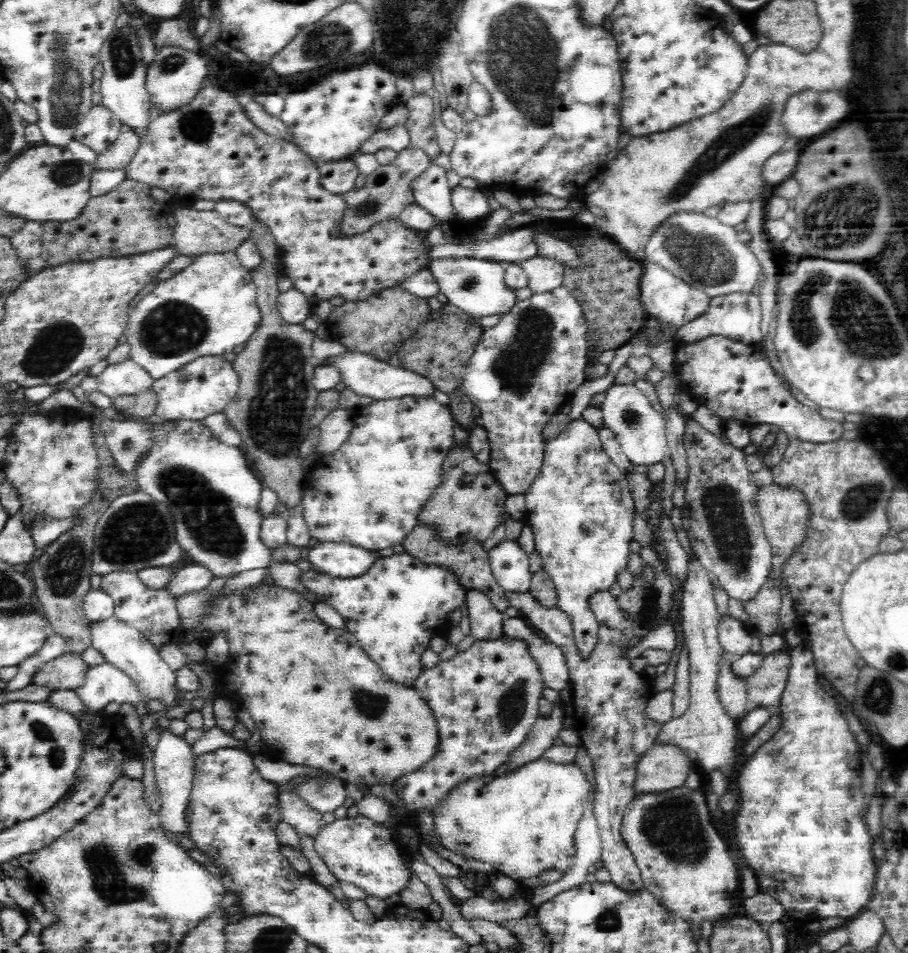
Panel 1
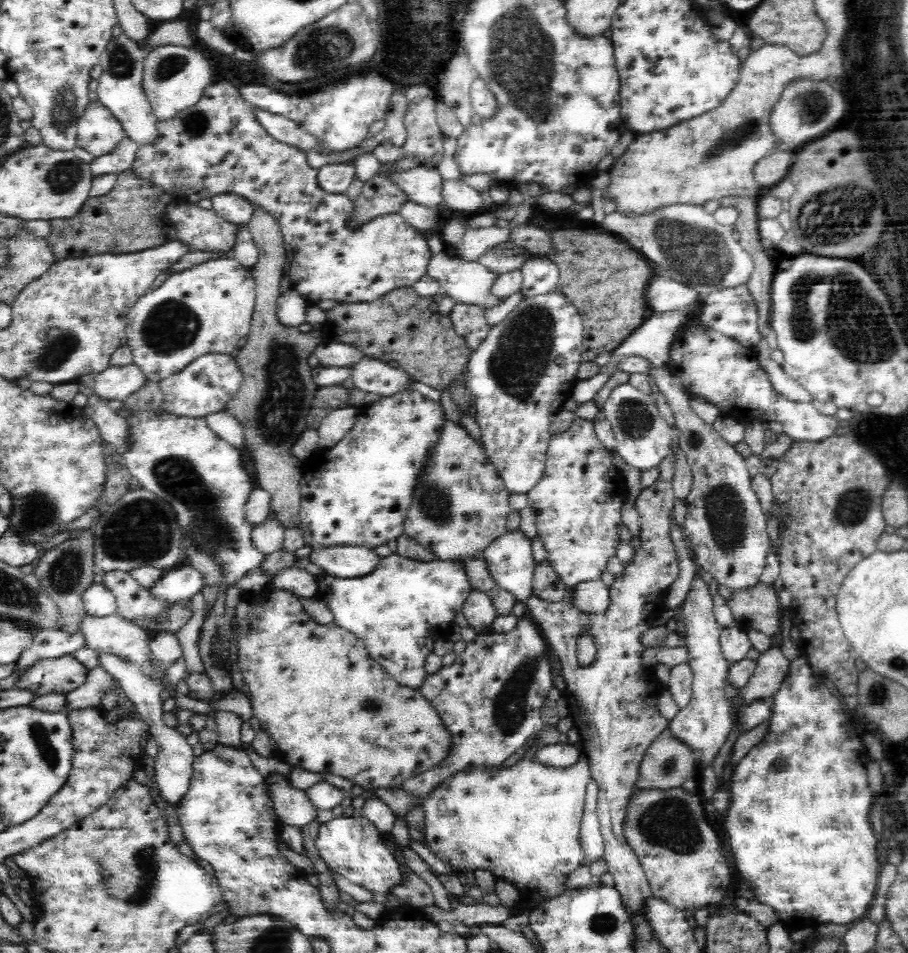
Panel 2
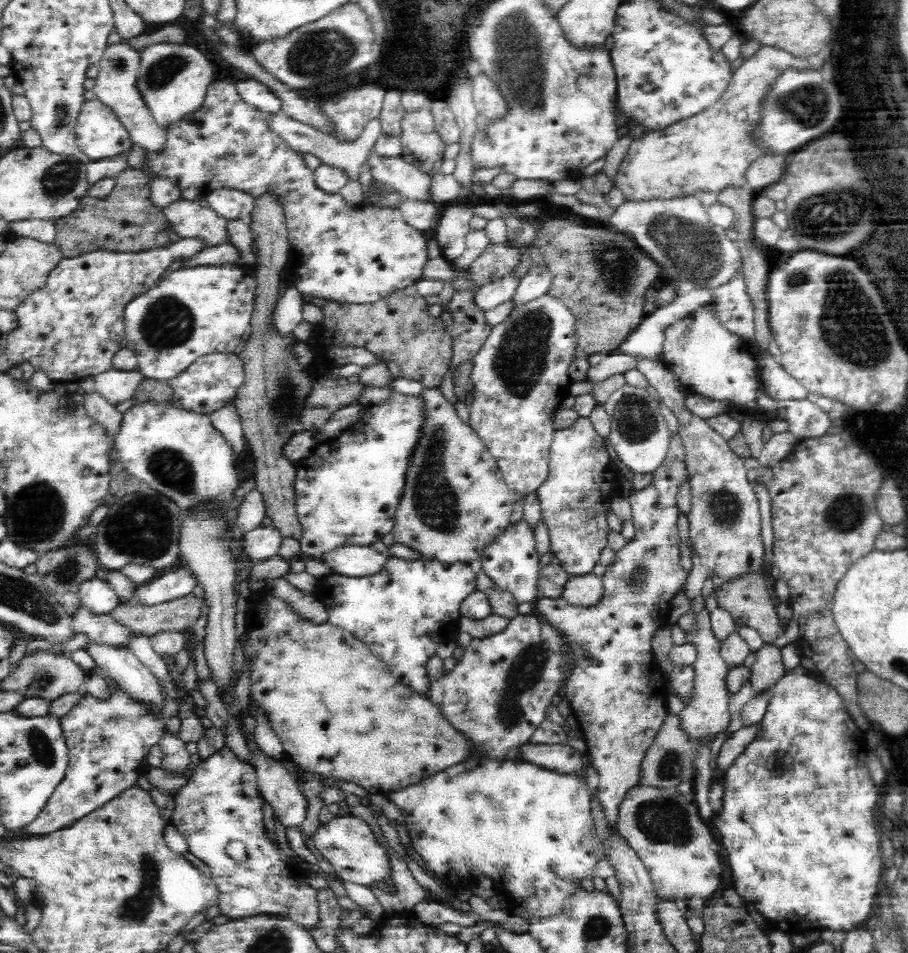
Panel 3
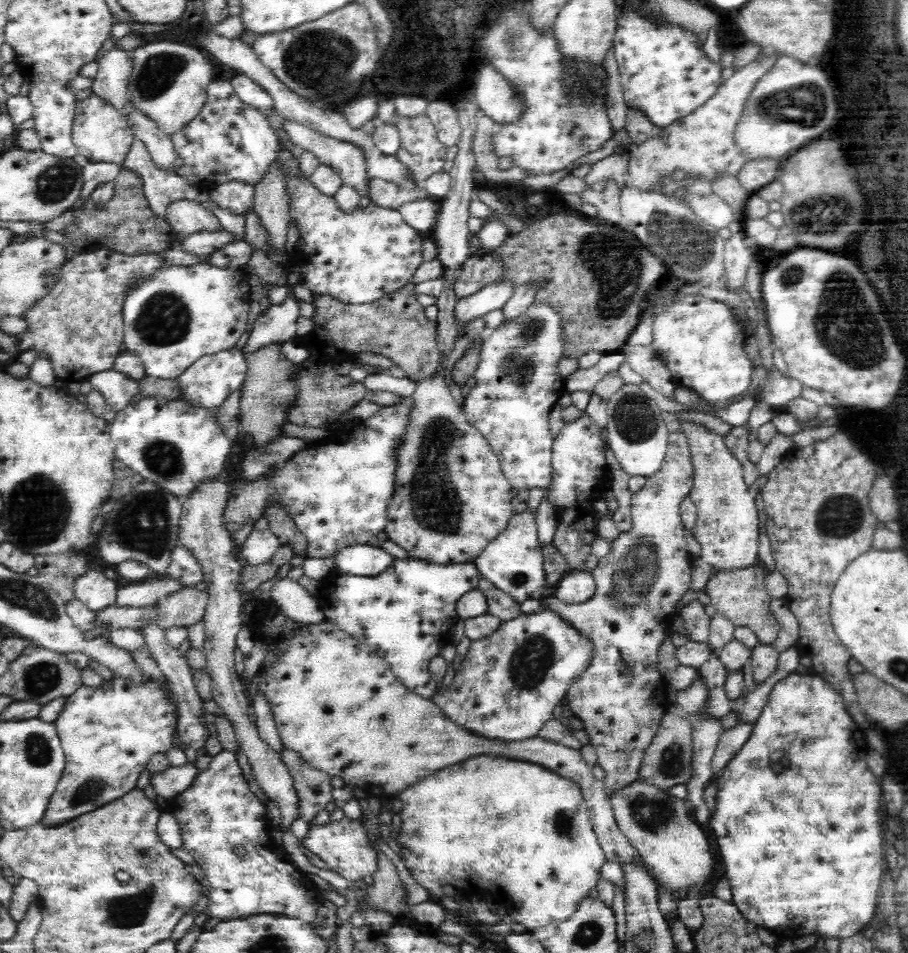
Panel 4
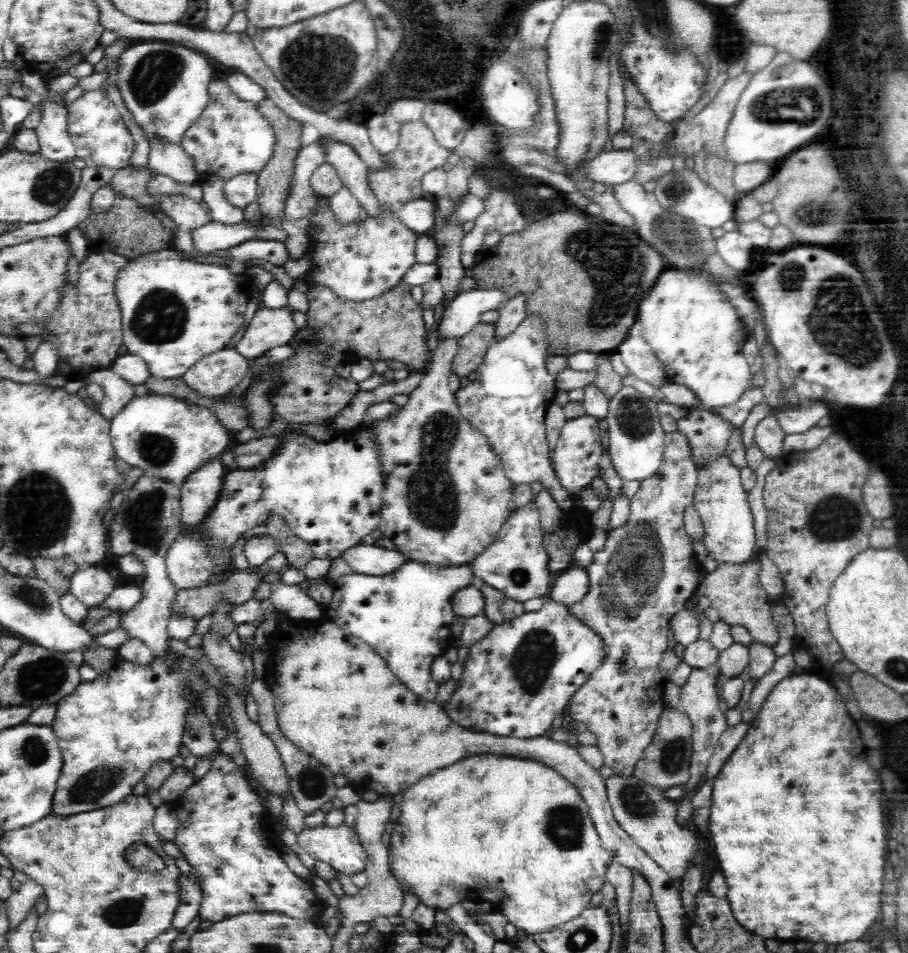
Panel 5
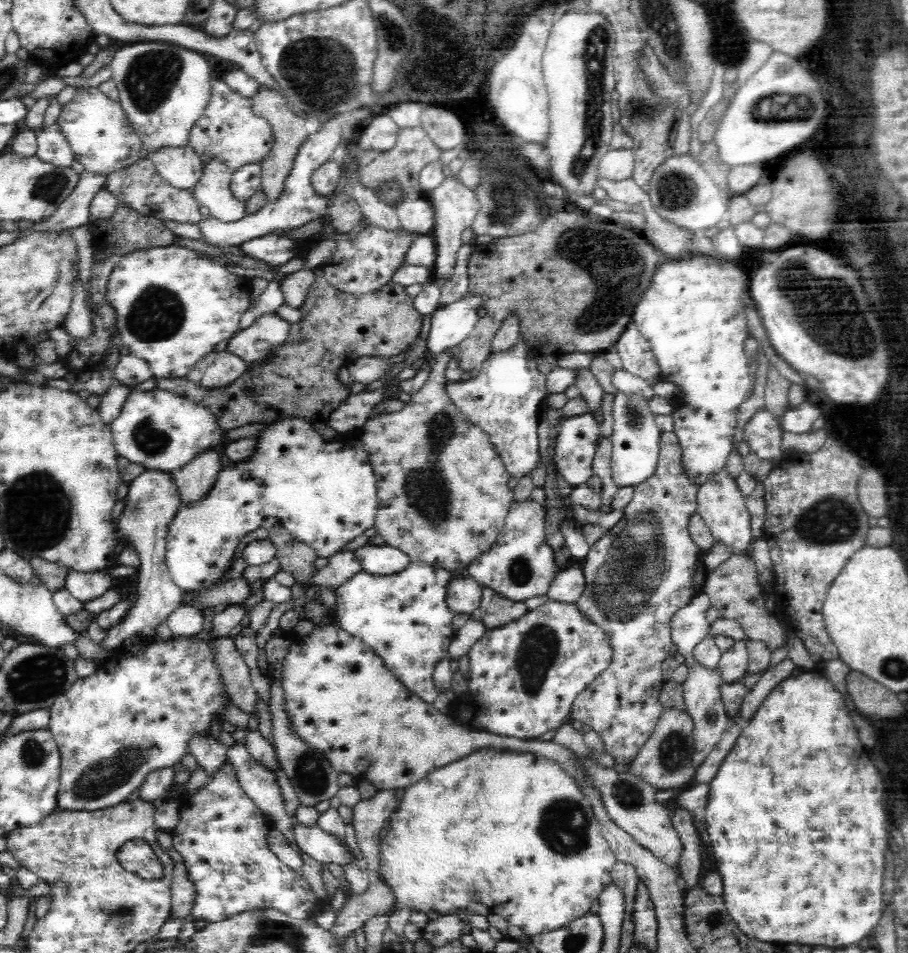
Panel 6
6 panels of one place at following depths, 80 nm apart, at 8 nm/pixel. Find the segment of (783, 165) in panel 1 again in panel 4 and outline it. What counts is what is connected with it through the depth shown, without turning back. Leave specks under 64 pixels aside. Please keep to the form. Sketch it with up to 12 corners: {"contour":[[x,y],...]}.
{"contour":[[773,158],[745,162],[736,178],[746,192],[778,179],[780,162]]}

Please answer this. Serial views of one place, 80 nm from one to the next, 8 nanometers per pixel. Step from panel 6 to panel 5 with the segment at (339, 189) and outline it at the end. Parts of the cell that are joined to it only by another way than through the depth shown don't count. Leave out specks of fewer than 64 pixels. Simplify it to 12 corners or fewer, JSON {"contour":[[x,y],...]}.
{"contour":[[421,121],[400,128],[397,148],[368,167],[368,186],[397,213],[426,197],[422,176],[450,152]]}

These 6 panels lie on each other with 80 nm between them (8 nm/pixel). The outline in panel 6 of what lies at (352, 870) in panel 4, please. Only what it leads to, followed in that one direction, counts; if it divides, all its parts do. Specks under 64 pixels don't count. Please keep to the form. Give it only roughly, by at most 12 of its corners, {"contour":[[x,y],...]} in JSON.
{"contour":[[295,823],[296,844],[308,857],[344,867],[355,856],[318,825]]}

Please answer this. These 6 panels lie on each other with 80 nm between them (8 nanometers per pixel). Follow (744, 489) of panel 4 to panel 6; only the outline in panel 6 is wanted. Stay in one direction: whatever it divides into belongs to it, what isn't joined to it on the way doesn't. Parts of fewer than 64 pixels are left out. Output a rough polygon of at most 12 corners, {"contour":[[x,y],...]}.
{"contour":[[724,469],[698,489],[713,540],[747,555],[750,513]]}

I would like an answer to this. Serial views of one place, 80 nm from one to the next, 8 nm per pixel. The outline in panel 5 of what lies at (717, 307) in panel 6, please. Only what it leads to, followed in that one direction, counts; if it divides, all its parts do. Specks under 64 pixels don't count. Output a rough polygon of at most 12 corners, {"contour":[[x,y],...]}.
{"contour":[[668,266],[637,306],[696,470],[736,426],[750,386],[739,312],[709,269]]}

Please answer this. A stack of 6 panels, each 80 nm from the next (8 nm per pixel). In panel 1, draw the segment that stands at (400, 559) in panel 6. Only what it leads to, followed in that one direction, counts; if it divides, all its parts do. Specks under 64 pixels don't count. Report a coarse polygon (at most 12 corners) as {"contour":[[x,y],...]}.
{"contour":[[347,542],[317,543],[312,570],[358,578],[378,559]]}

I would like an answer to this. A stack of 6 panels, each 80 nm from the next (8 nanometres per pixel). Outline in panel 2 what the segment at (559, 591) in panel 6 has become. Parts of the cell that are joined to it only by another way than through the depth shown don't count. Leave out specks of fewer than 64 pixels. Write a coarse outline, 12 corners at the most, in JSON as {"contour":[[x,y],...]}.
{"contour":[[600,580],[576,586],[565,599],[579,611],[602,615],[609,588]]}

